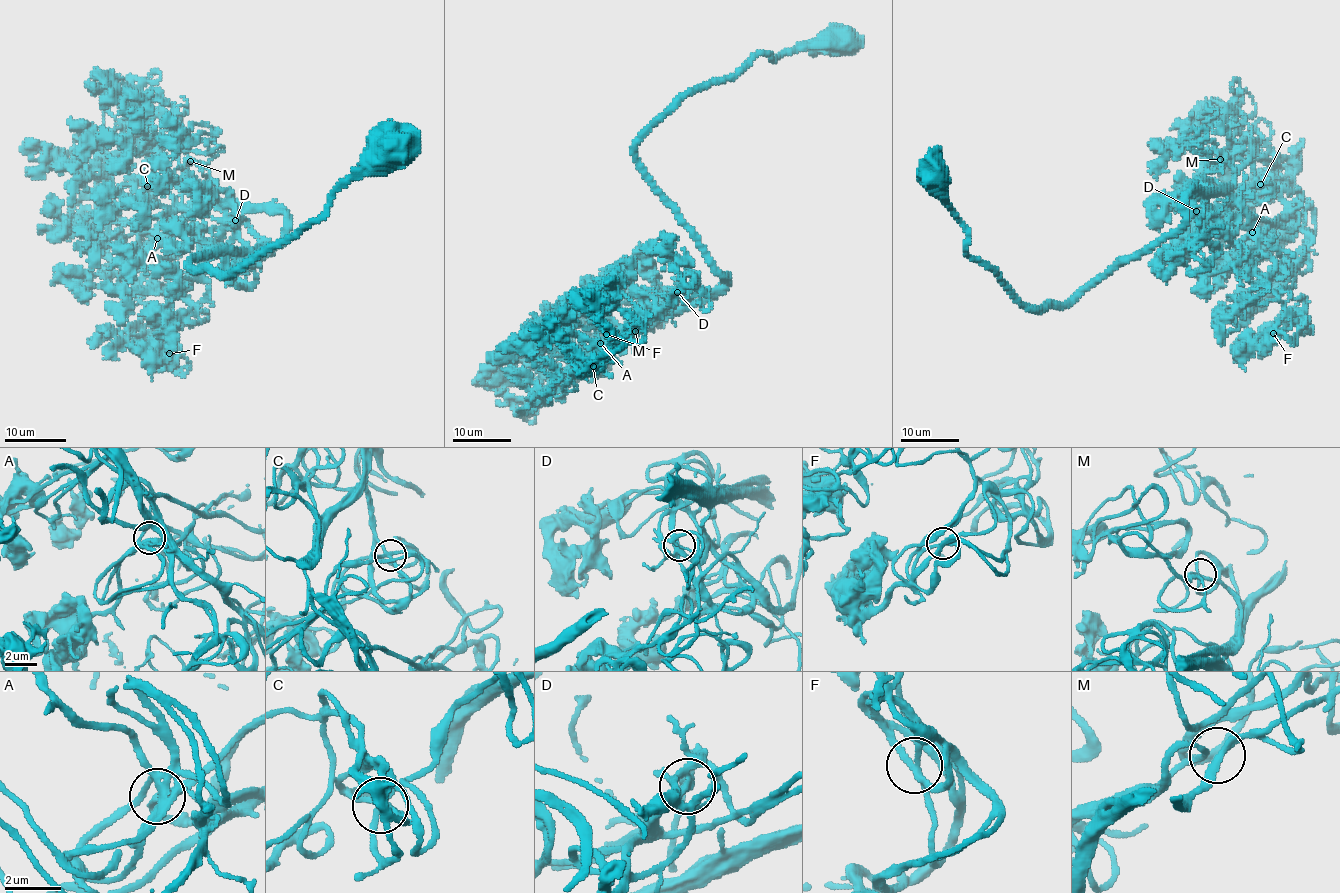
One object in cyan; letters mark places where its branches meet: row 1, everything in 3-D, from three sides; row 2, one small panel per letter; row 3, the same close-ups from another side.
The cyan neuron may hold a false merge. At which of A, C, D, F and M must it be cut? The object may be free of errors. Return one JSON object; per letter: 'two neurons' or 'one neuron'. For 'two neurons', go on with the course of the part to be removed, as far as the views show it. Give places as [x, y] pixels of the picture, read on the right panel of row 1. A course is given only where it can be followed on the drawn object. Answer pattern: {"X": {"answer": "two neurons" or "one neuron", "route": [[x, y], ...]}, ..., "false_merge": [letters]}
{"A": {"answer": "one neuron"}, "C": {"answer": "one neuron"}, "D": {"answer": "one neuron"}, "F": {"answer": "one neuron"}, "M": {"answer": "one neuron"}, "false_merge": []}

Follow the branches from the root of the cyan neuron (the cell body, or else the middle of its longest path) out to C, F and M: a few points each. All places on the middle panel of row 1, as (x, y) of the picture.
C: (840, 41), (758, 54), (688, 92), (638, 143), (651, 186), (725, 280), (631, 331), (592, 366)
F: (840, 41), (758, 54), (688, 92), (643, 138), (640, 168), (725, 280), (573, 374), (614, 360), (606, 334)
M: (840, 41), (758, 54), (688, 92), (638, 143), (651, 186), (725, 280), (628, 343), (635, 331)

